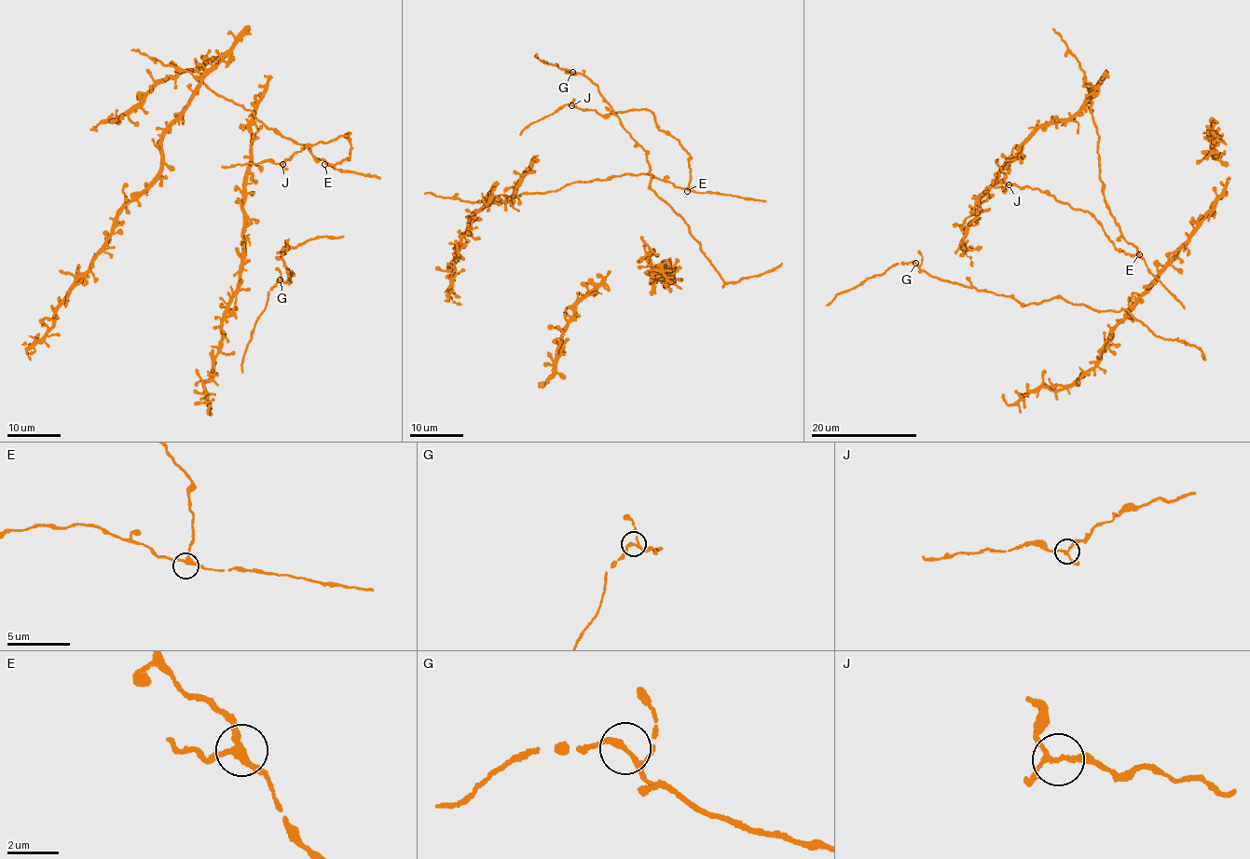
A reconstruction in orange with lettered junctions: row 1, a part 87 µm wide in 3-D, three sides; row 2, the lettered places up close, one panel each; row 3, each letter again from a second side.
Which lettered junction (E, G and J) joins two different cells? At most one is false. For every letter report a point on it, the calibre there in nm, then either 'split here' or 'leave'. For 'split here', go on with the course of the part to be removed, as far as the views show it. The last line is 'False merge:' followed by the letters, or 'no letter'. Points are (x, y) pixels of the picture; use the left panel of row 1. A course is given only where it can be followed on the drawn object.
E: (324, 164) | 240 nm | leave
G: (280, 279) | 160 nm | leave
J: (282, 164) | 150 nm | leave
False merge: no letter

